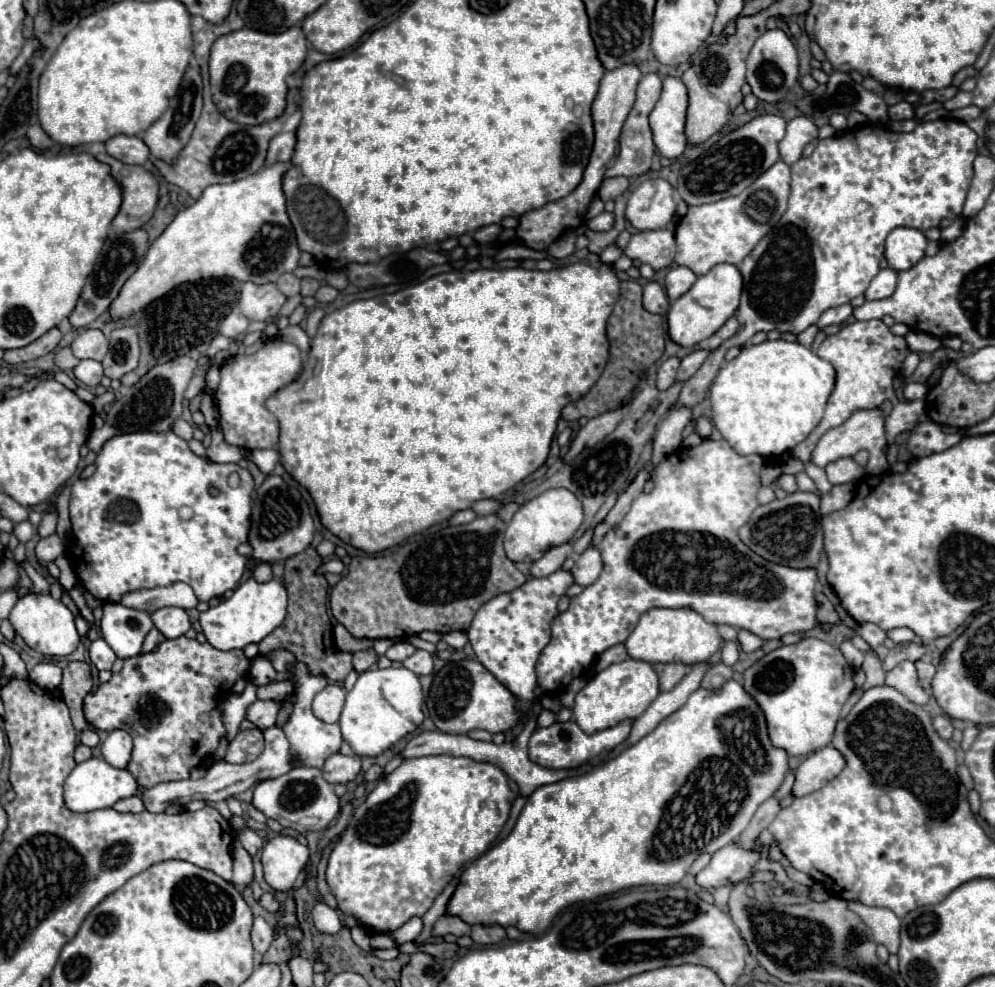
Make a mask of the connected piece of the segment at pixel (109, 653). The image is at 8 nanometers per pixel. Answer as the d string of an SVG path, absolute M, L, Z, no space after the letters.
M97 638L95 642L91 642L89 658L97 666L97 670L111 670L113 662L117 660L115 652L109 648L109 644L103 638Z

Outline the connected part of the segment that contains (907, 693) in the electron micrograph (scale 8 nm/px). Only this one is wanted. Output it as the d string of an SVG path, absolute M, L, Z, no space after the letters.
M901 662L893 670L889 670L885 676L885 684L899 690L905 698L909 698L911 702L919 706L929 704L931 694L919 684L919 676L917 676L913 662Z

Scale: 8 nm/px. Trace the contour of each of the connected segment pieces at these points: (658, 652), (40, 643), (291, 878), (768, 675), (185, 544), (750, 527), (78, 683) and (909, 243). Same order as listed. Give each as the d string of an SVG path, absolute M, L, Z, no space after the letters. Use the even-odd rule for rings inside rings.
M651 608L645 612L631 636L625 640L627 654L635 660L645 660L651 664L657 662L683 662L697 664L709 660L721 646L721 636L717 626L707 622L701 614L689 608Z
M29 592L17 600L11 610L9 622L13 624L15 632L25 640L25 644L37 650L43 656L69 656L79 646L79 634L75 628L73 612L59 600L49 594Z
M273 836L261 852L265 882L275 892L289 892L309 860L307 846L289 836Z
M801 638L797 644L781 646L765 654L761 660L757 660L751 668L743 672L741 686L745 688L745 692L749 692L749 696L753 696L753 700L757 700L757 704L761 704L761 712L765 712L771 744L775 748L783 748L789 756L807 756L815 750L821 750L823 746L829 746L835 724L841 716L841 708L855 688L853 674L855 668L845 660L839 648L819 638Z
M131 432L125 436L113 436L113 440L107 440L103 444L103 450L95 458L97 470L91 478L87 480L77 480L73 484L71 500L69 500L69 516L71 516L71 534L75 536L71 546L69 546L69 562L73 568L79 568L81 564L81 584L101 602L119 602L125 594L143 590L143 588L155 588L155 586L169 586L175 582L185 582L193 586L195 596L203 602L211 600L213 596L221 596L227 590L233 590L243 576L247 568L245 556L237 554L237 546L247 542L247 532L249 532L249 516L251 516L251 492L253 492L253 478L245 468L239 468L237 464L215 464L207 462L199 456L195 456L187 442L179 438L173 432ZM209 486L215 486L219 490L219 496L209 494ZM181 508L191 508L193 516L183 520L181 518Z
M795 492L783 500L757 506L749 522L739 530L739 538L769 562L789 568L817 568L823 550L819 496L811 492Z
M69 662L63 670L63 682L59 686L61 698L67 704L75 730L85 730L87 722L83 718L83 698L91 692L93 680L87 662Z
M899 226L885 240L885 258L893 270L909 270L925 256L925 248L927 238L921 230Z

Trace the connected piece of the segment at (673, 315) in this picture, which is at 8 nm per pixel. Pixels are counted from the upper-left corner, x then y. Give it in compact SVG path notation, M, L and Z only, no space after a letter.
M719 264L713 266L705 276L699 276L697 282L689 292L685 292L679 300L675 300L667 312L667 326L669 326L669 338L683 346L693 348L711 334L715 334L727 318L731 318L739 306L739 296L743 288L741 272L731 264Z

